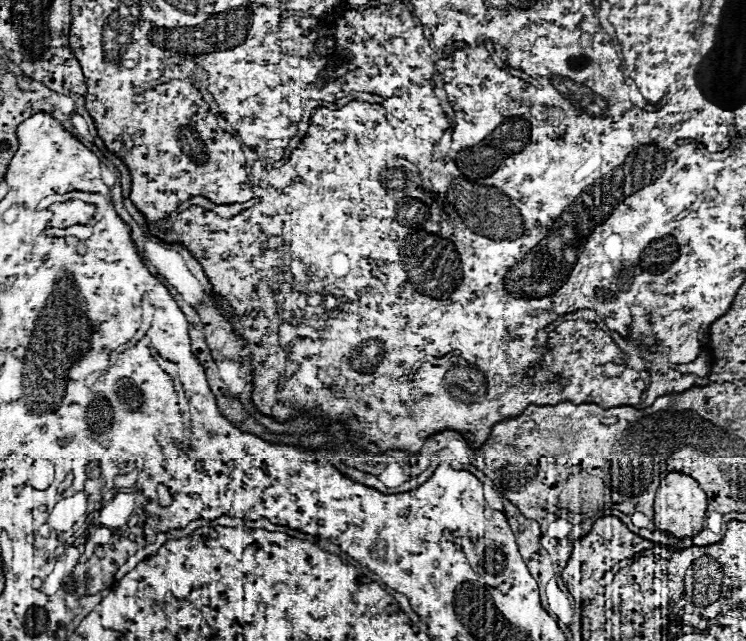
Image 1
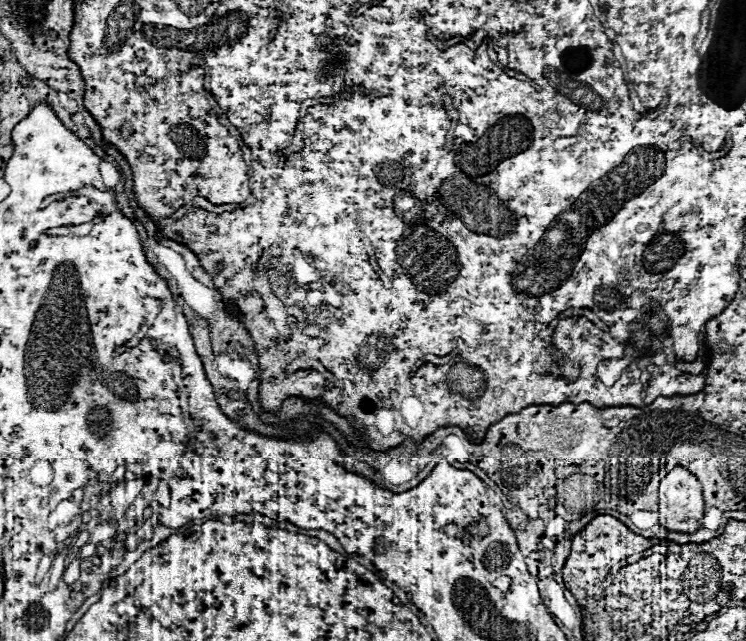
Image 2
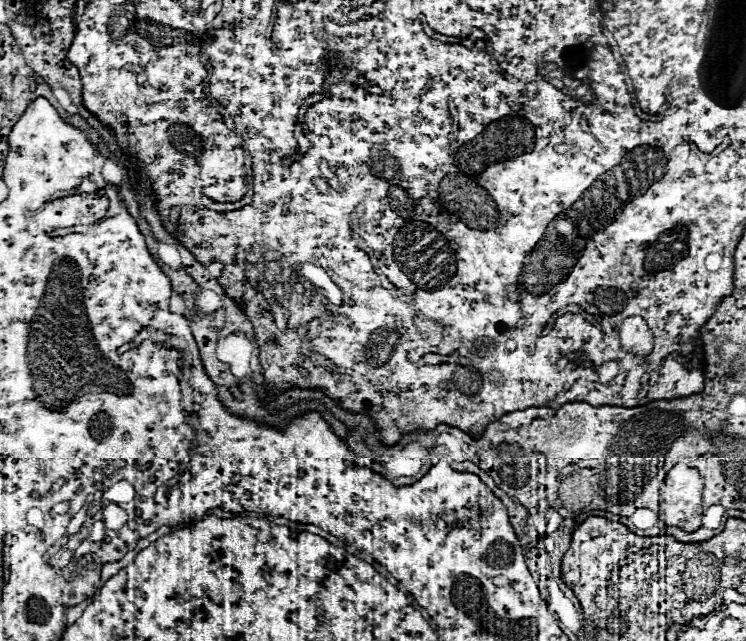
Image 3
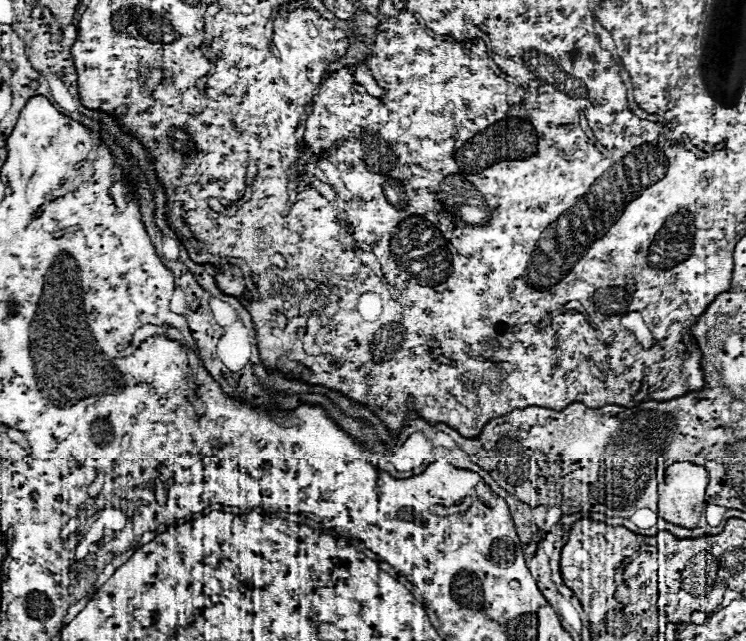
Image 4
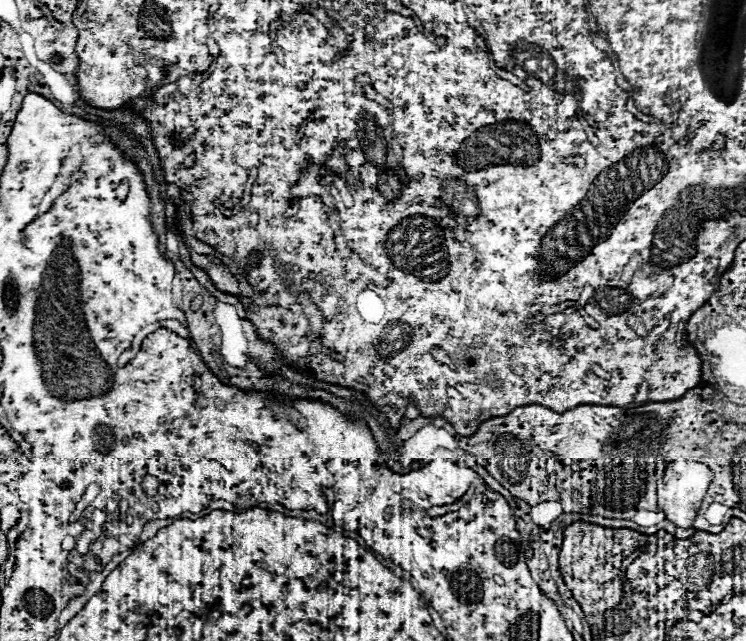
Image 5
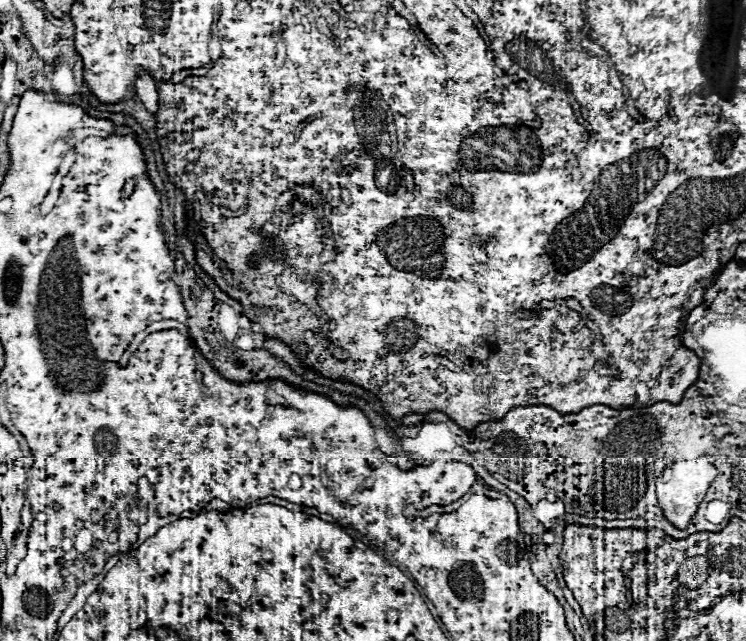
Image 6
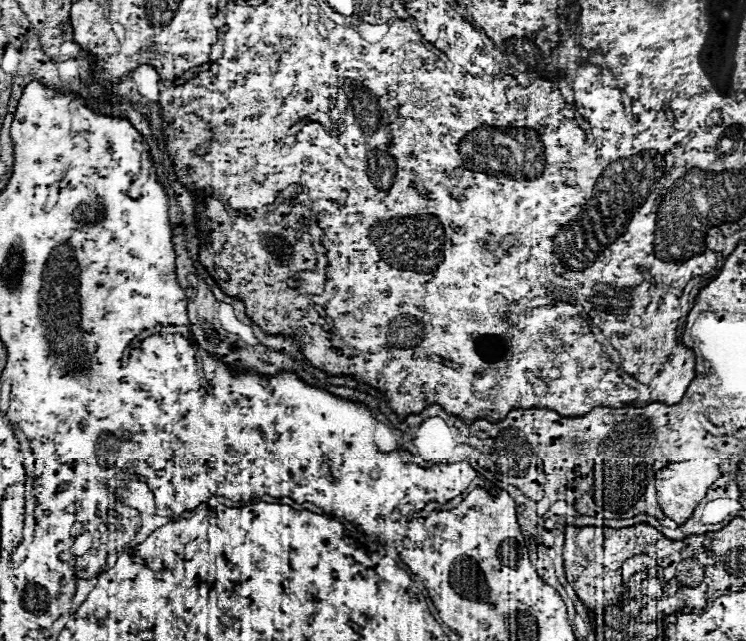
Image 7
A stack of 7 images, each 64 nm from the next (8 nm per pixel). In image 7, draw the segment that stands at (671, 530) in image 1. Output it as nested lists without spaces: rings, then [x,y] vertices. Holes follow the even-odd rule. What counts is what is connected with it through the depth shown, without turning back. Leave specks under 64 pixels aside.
[[[704,450],[704,456],[696,462],[674,462],[666,468],[662,468],[656,474],[656,490],[658,490],[658,504],[662,512],[674,520],[678,526],[686,524],[686,520],[692,516],[694,508],[700,504],[700,500],[706,496],[706,490],[710,484],[720,476],[718,470],[720,454],[714,450]]]

